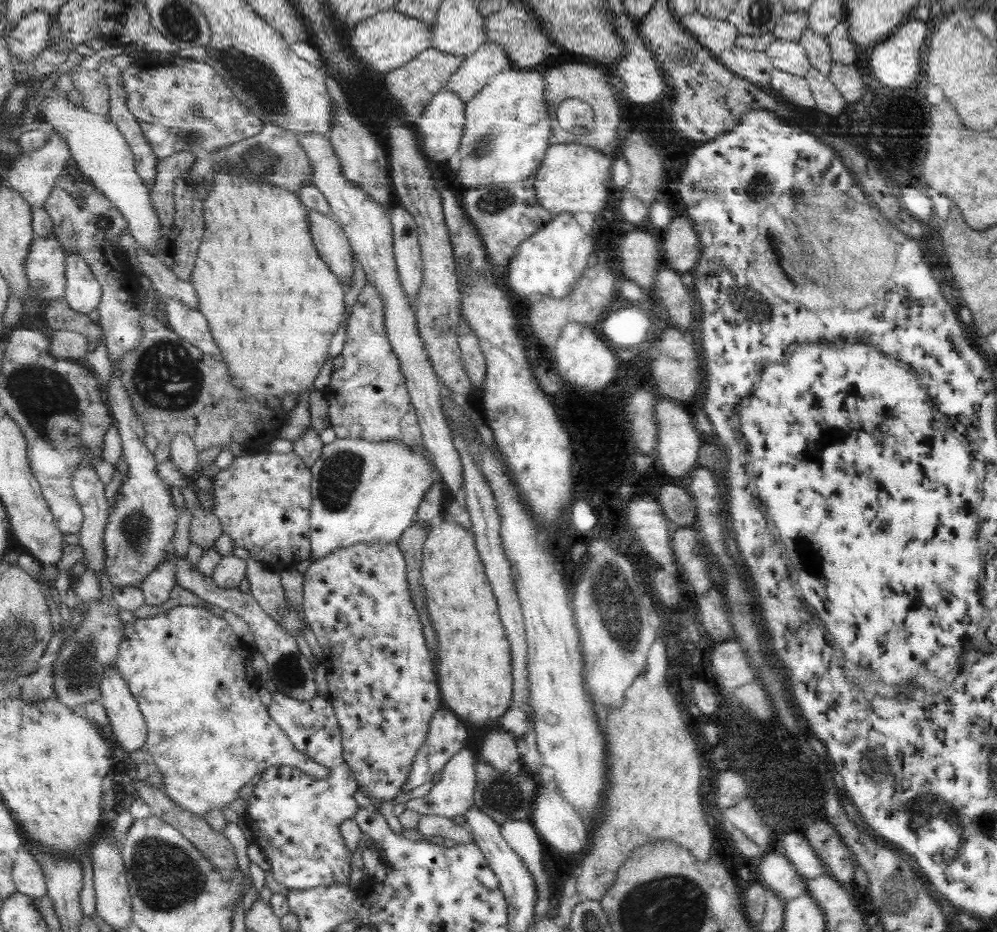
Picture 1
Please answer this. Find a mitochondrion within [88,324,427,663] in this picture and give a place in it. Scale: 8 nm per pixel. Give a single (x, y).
(167, 376)

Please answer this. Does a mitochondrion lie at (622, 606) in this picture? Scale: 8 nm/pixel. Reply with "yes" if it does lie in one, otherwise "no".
yes

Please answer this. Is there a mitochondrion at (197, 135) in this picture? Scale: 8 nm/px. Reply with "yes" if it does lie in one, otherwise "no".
yes

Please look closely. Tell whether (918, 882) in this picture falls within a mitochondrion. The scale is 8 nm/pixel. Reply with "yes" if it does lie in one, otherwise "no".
no

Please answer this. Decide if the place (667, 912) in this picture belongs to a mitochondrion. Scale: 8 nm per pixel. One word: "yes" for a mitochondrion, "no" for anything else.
yes

